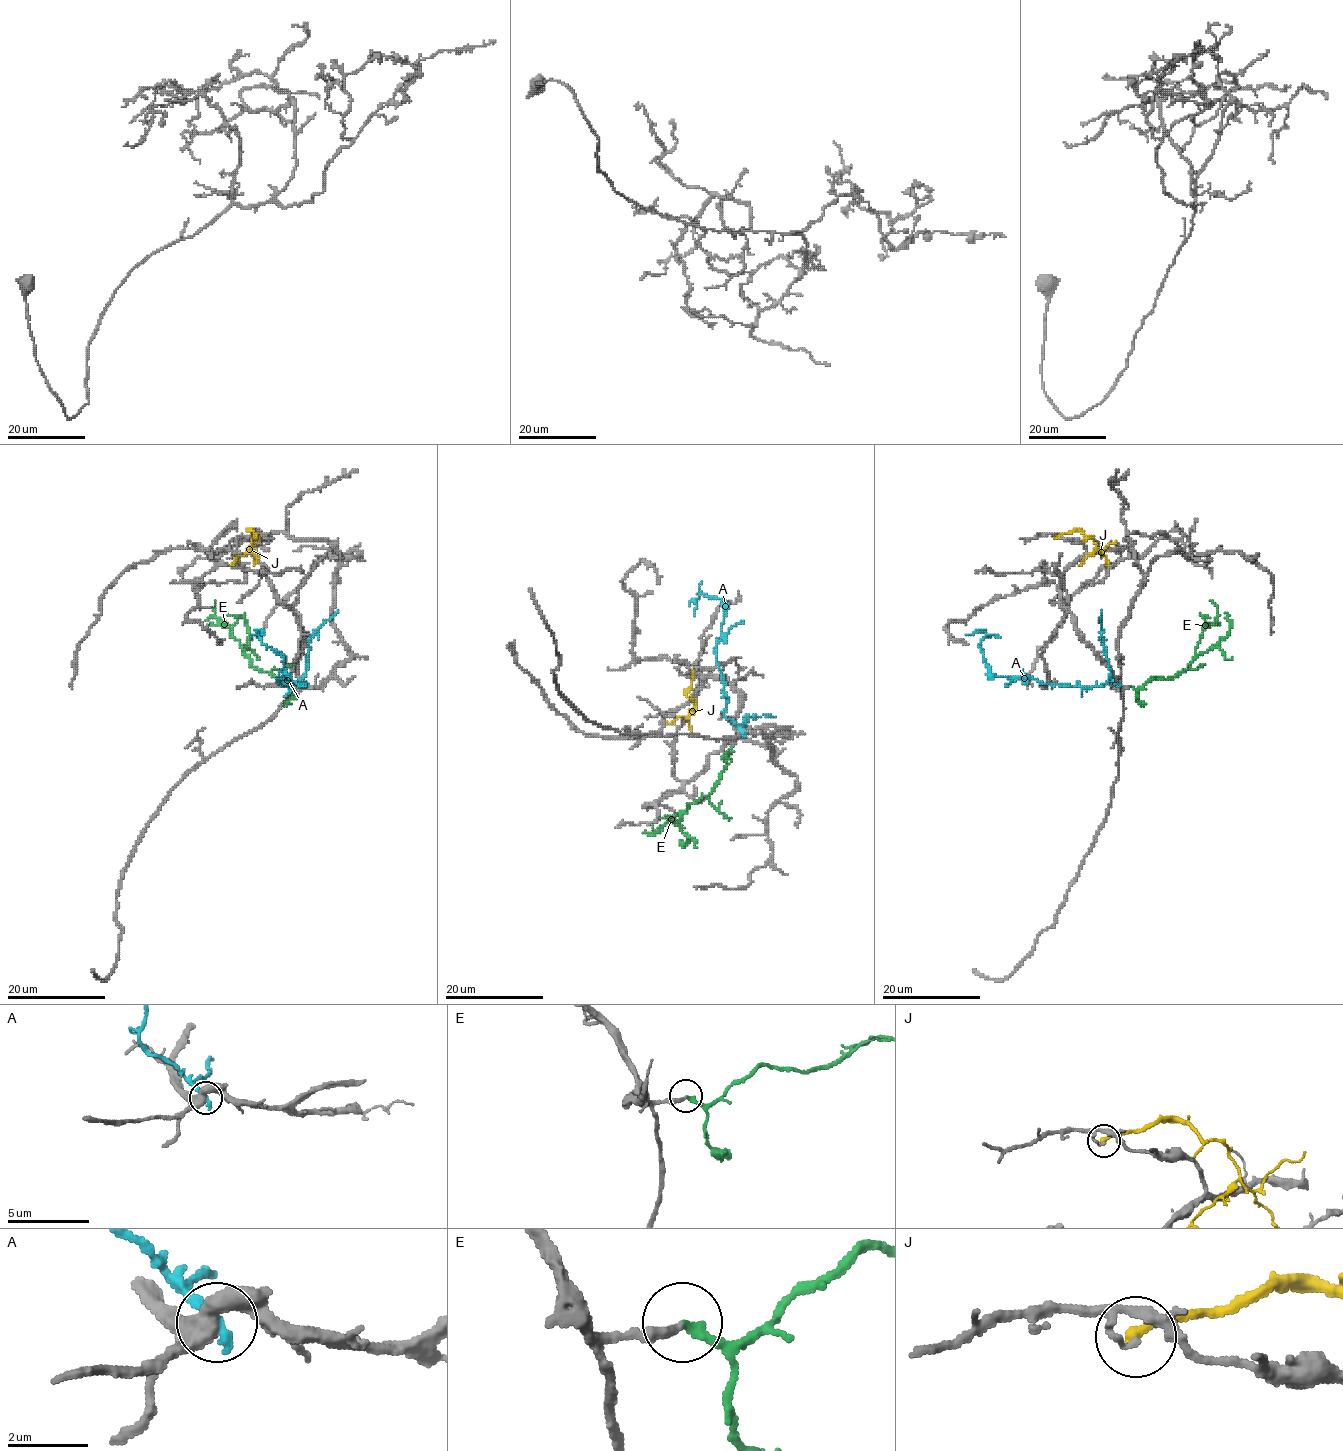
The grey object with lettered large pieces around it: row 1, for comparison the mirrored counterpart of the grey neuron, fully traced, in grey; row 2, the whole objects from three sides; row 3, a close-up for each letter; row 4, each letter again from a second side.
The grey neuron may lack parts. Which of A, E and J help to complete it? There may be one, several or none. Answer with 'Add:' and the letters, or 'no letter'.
Add: E

